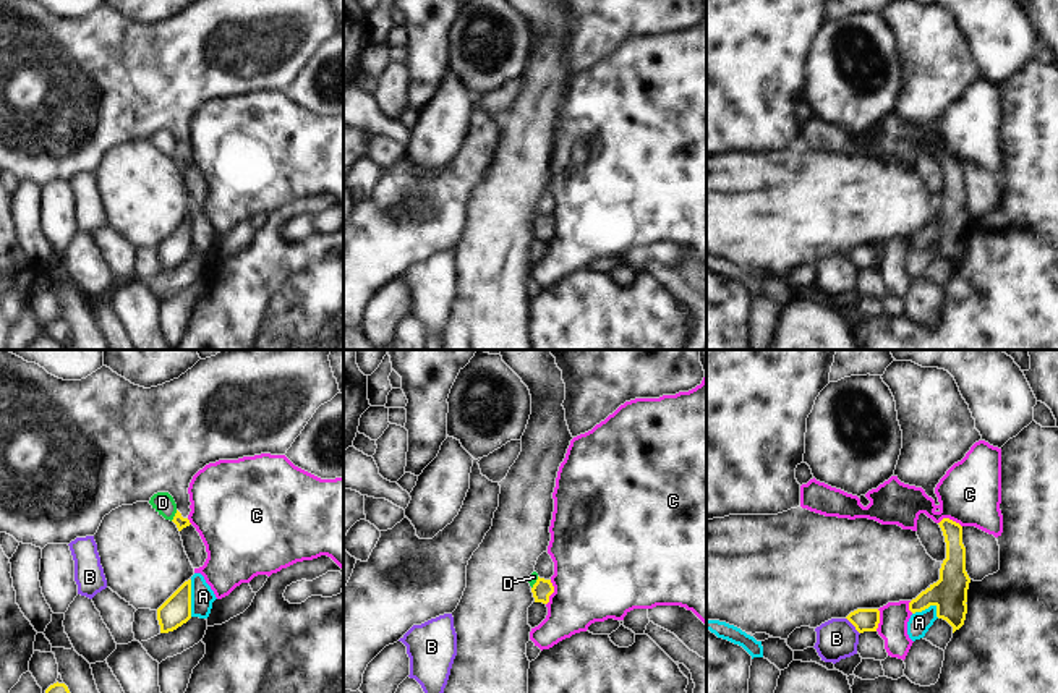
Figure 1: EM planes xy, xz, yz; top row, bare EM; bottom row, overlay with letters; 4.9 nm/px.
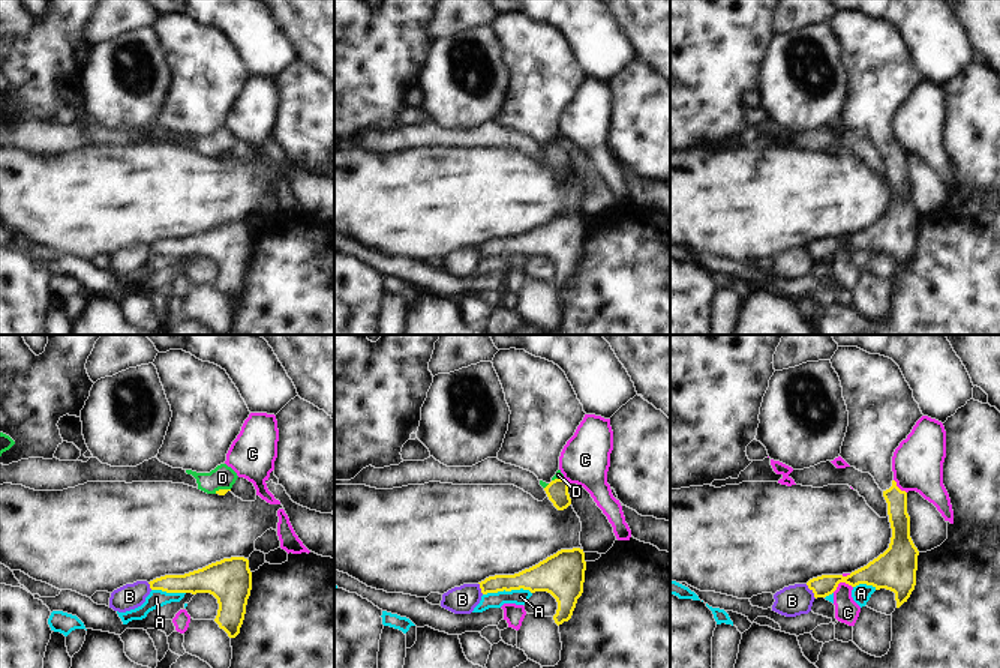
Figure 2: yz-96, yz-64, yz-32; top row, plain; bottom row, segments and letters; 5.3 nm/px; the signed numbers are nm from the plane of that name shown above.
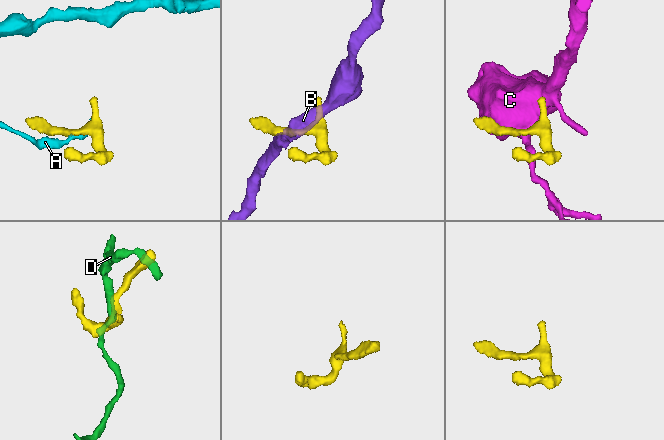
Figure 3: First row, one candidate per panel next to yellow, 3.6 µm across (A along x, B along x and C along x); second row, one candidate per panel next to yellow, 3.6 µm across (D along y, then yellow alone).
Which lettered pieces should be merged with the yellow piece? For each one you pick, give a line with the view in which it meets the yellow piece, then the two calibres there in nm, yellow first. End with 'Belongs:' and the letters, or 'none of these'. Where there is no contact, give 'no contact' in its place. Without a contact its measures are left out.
Belongs: none of these

